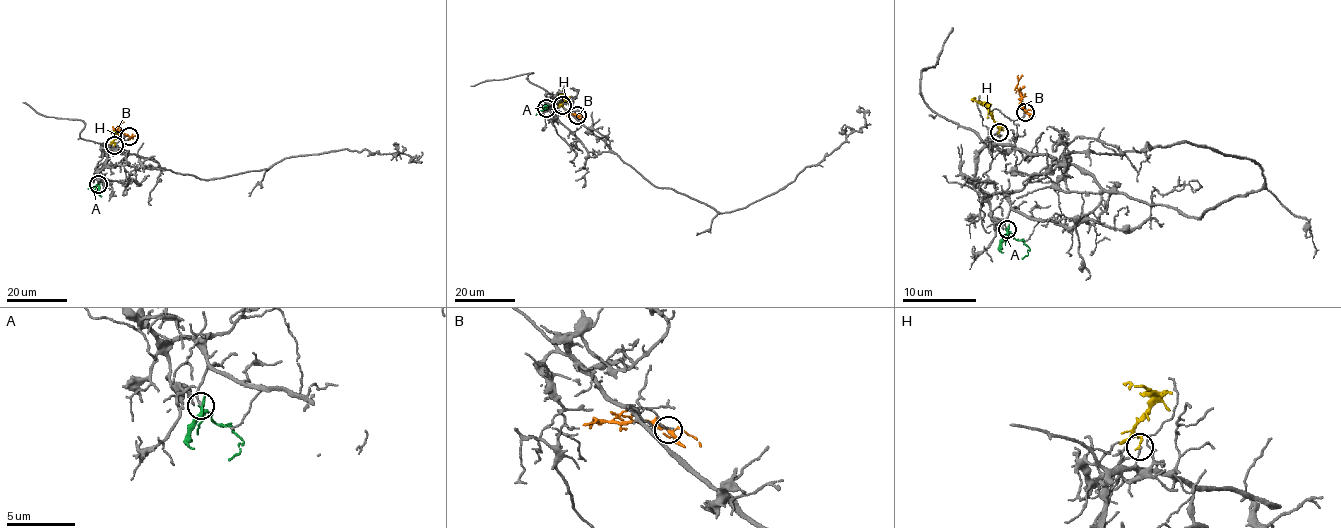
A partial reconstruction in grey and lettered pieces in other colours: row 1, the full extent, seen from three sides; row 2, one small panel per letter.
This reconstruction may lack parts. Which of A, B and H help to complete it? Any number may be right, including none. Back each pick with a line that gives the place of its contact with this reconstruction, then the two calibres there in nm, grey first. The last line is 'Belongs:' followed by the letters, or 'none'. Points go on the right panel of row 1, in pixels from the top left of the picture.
A: Touches grey at (1007, 229). Thickness 160 nm (grey) against 240 nm
Belongs: A

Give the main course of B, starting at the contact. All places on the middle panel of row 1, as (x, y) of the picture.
B: (577, 115), (565, 113), (572, 115)

